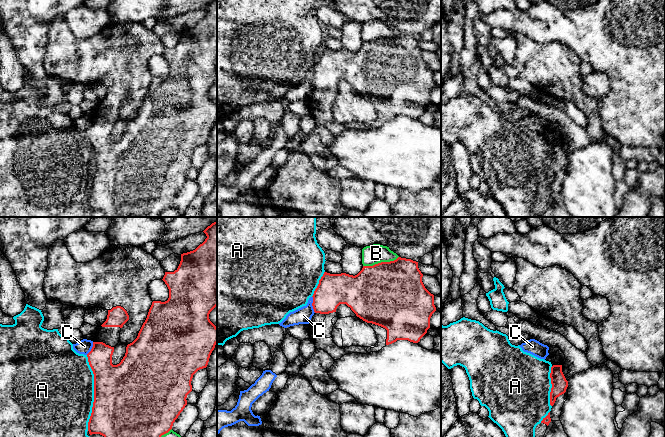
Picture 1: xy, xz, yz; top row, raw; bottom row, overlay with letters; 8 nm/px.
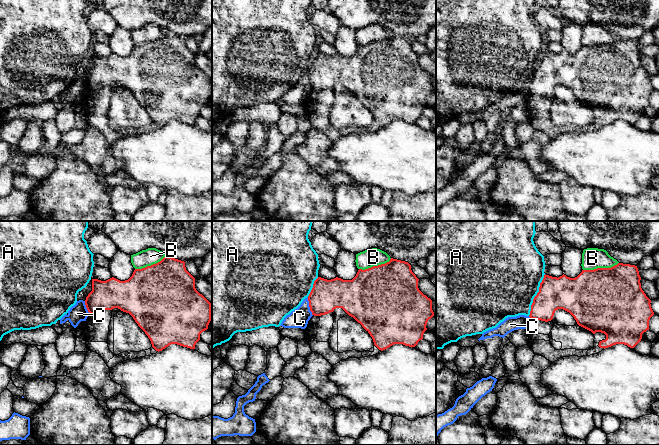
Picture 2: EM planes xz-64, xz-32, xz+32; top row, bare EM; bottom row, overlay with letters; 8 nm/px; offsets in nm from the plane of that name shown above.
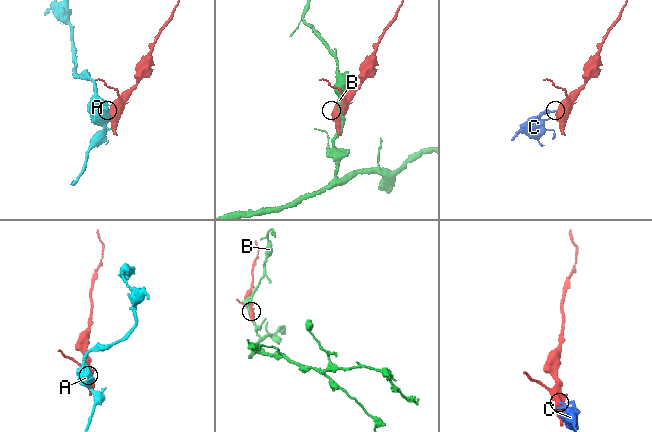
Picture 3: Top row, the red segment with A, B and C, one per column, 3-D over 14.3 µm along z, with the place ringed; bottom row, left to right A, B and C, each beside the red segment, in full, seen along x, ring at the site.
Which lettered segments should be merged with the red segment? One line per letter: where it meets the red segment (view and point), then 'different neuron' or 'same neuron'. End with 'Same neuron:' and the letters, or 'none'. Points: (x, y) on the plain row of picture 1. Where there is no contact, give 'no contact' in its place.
A: xy (94, 169) | different neuron
B: xz (381, 38) | different neuron
C: xz (312, 80) | different neuron
Same neuron: none

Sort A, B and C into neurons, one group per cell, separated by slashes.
A / B / C

